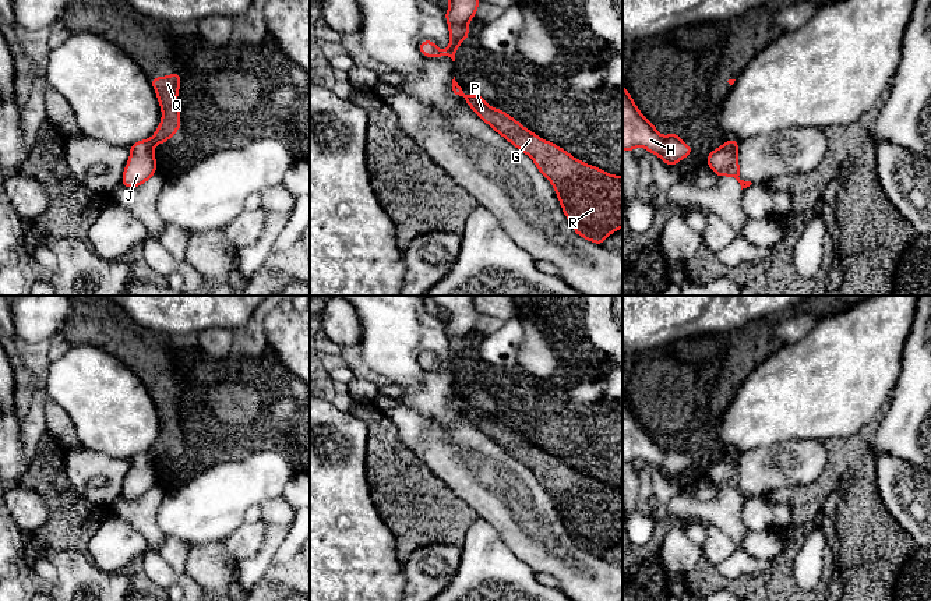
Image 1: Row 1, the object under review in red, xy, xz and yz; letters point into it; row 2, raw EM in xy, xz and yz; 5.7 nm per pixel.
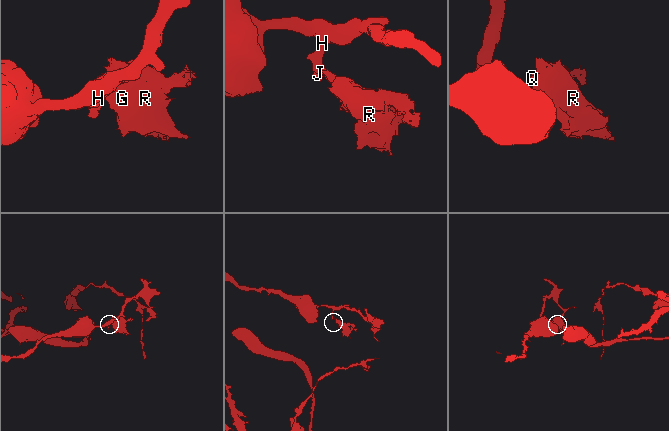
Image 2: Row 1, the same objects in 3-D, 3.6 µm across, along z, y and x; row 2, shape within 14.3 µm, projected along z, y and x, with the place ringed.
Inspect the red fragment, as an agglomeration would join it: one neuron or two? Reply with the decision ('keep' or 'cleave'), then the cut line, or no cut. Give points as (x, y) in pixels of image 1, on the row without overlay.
cleave; cut xy (150, 452), (152, 456)

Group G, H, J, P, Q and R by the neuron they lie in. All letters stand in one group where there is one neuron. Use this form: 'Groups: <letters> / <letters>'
Groups: G P Q R / H J

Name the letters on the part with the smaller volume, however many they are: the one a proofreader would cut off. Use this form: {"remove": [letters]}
{"remove": ["G", "P", "Q", "R"]}

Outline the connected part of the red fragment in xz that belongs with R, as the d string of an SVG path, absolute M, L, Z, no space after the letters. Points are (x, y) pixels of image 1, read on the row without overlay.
M463 407L463 411L484 435L532 470L553 496L563 524L578 548L603 558L607 548L623 540L621 488L575 471L505 424L489 418L482 407Z

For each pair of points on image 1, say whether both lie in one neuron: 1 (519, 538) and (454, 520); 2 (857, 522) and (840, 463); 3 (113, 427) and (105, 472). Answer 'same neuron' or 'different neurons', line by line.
1: different neurons
2: same neuron
3: different neurons

